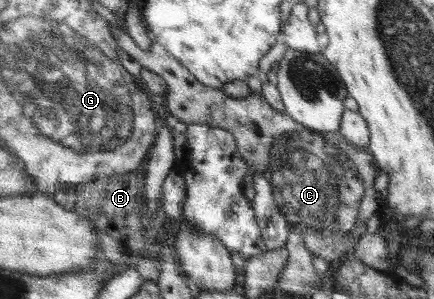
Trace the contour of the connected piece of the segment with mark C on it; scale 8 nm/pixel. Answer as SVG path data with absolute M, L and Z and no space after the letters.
M115 26L112 29L112 36L121 49L139 62L142 68L153 71L167 83L168 93L165 95L165 100L171 119L182 121L187 126L209 124L211 127L233 131L233 135L236 136L237 150L245 161L253 165L256 172L265 177L271 185L277 208L289 222L289 228L297 230L306 238L305 247L312 256L321 256L330 263L334 259L341 259L341 256L345 259L345 255L350 257L353 255L357 242L365 232L368 232L368 218L377 210L379 192L375 191L373 183L379 175L379 166L372 152L353 145L339 131L322 133L305 127L304 124L291 119L286 114L277 112L258 94L250 93L247 98L236 100L229 98L221 88L215 89L199 84L199 81L196 81L195 77L159 43L155 42L149 51L143 51L134 43L131 36Z

